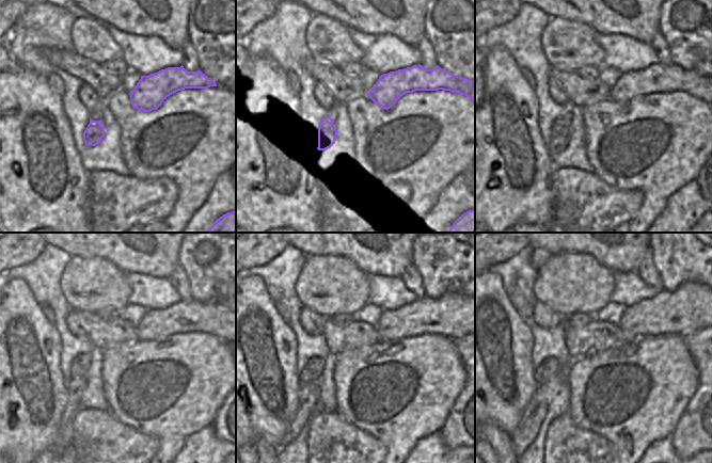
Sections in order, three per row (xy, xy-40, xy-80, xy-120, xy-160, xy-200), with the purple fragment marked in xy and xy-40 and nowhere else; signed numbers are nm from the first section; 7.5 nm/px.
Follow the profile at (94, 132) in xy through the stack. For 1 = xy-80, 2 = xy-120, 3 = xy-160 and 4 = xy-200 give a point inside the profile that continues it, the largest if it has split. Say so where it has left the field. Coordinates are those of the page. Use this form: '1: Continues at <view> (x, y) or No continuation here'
1: Continues at xy-80 (560, 128)
2: Continues at xy-120 (79, 366)
3: Continues at xy-160 (314, 367)
4: Continues at xy-200 (550, 367).

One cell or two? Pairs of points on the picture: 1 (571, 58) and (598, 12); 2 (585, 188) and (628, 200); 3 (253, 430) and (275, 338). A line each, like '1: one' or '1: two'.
1: two
2: one
3: one

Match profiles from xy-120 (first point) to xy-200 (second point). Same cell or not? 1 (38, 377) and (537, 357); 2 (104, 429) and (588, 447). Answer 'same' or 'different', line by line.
1: different
2: same

